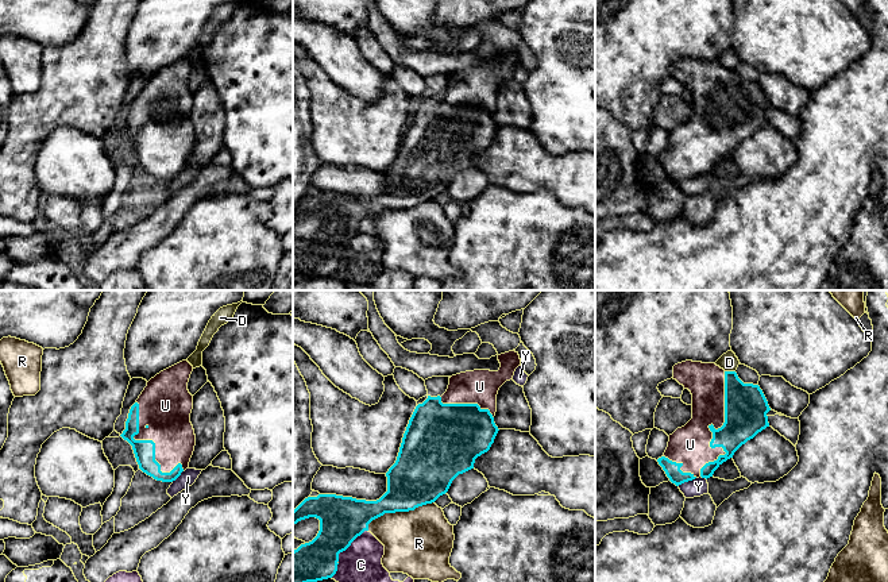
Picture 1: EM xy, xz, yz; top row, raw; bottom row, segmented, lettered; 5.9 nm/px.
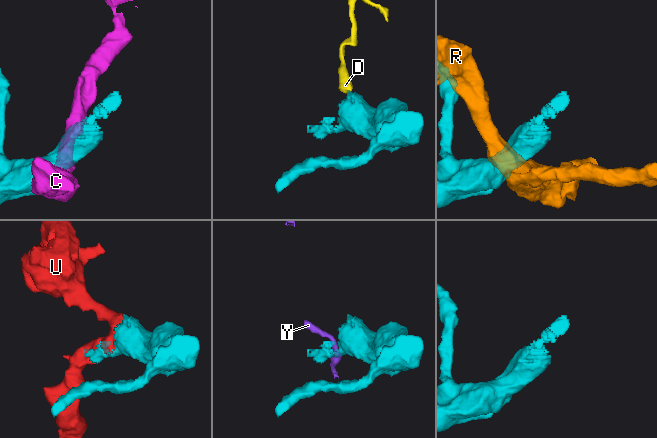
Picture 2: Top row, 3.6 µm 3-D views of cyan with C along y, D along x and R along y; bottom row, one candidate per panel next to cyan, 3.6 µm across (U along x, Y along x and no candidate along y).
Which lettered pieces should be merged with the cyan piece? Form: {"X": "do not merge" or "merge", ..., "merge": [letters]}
{"C": "do not merge", "D": "do not merge", "R": "do not merge", "U": "merge", "Y": "do not merge", "merge": ["U"]}

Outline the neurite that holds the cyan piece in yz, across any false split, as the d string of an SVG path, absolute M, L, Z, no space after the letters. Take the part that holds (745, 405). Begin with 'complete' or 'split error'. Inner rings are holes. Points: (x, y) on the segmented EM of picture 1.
split error | M686 361L673 366L673 379L692 394L692 419L684 427L677 428L669 435L668 447L664 455L657 459L669 481L676 486L699 477L706 479L713 477L714 471L723 462L733 458L734 452L742 444L769 427L767 413L771 408L762 390L758 385L744 383L736 371L725 371L715 363Z

